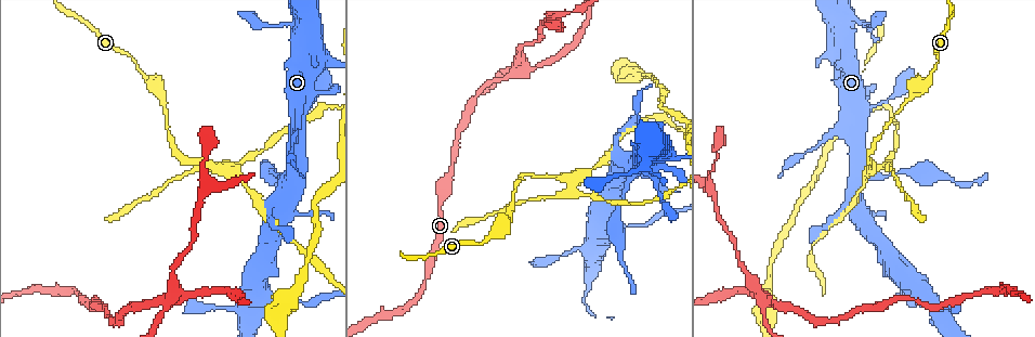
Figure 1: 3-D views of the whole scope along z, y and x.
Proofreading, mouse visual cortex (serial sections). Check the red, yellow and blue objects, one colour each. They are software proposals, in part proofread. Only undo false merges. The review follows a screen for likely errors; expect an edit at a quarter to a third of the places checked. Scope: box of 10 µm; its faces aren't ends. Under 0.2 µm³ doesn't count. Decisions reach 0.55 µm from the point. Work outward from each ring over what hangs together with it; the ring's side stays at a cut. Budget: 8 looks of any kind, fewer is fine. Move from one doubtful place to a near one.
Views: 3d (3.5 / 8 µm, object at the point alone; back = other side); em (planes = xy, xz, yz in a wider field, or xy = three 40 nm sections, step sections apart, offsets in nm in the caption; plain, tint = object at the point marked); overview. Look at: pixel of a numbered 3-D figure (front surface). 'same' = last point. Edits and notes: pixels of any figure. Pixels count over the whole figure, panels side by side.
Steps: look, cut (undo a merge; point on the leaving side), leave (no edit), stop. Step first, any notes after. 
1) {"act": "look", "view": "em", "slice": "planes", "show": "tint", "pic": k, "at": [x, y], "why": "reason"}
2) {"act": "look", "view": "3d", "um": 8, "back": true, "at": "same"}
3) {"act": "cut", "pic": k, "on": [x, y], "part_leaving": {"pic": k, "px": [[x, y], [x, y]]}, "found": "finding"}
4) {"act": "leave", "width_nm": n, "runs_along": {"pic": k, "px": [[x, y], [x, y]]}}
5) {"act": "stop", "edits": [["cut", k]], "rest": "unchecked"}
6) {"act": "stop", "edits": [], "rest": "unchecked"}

{"act": "look", "view": "em", "slice": "xy", "step": 3, "show": "tint", "pic": 1, "at": [860, 171], "why": "small branch off a trunk"}

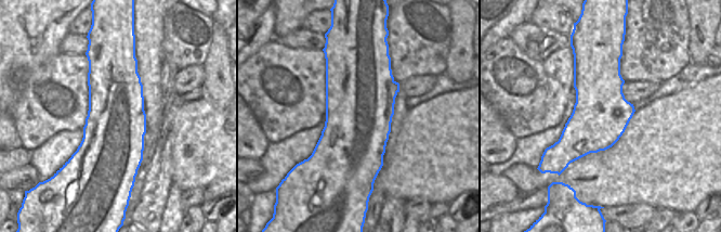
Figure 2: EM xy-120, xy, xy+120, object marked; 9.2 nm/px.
{"act": "look", "view": "3d", "um": 3.5, "at": "same", "why": "see where the arms go"}

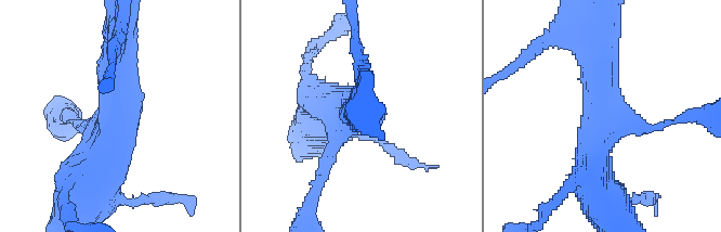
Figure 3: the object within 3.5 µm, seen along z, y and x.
{"act": "leave", "runs_along": {"pic": 3, "px": [[118, 43], [115, 130], [92, 183]]}, "found": "all the same cell"}

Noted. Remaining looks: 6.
{"act": "look", "view": "3d", "um": 3.5, "pic": 1, "at": [229, 171], "why": "three-way junction"}

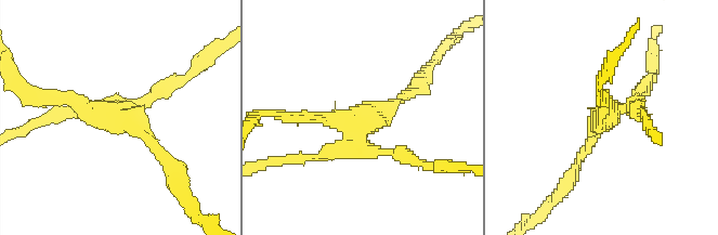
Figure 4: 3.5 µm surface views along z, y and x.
{"act": "look", "view": "em", "slice": "xy", "step": 2, "show": "tint", "pic": 4, "at": [118, 118], "why": "need the tissue"}

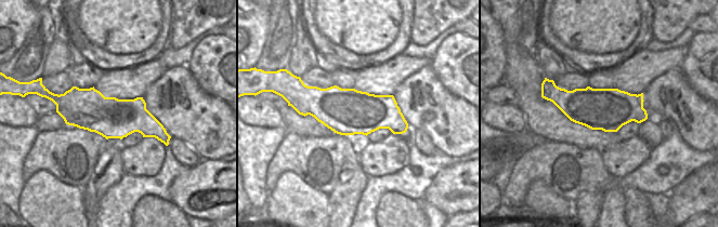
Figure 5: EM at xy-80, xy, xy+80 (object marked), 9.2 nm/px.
{"act": "look", "view": "em", "slice": "xy", "step": 5, "show": "tint", "at": "same", "why": "another direction"}

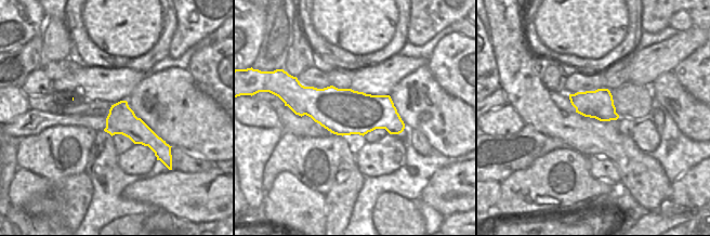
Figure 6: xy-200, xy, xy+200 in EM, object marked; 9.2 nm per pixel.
{"act": "cut", "pic": 4, "on": [154, 95], "part_leaving": {"pic": 4, "px": [[352, 139], [318, 158], [272, 164]]}, "found": "two cells meet here"}

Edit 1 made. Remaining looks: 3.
{"act": "look", "view": "overview", "why": "see it whole again"}

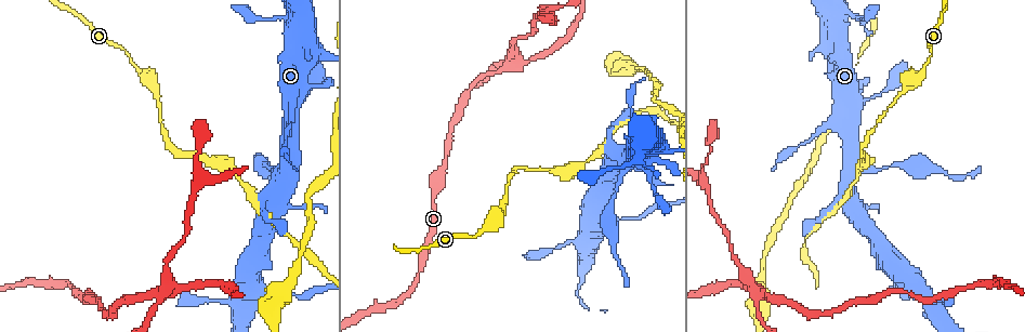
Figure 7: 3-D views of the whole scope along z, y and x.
{"act": "look", "view": "3d", "um": 3.5, "back": true, "pic": 7, "at": [453, 128], "why": "narrows sharply"}

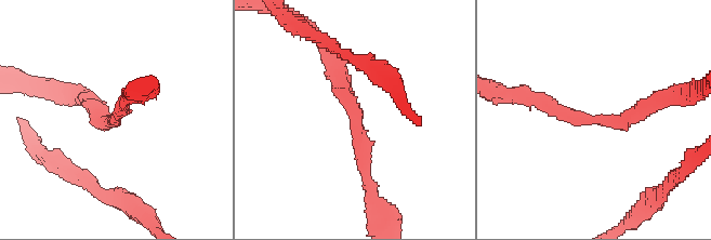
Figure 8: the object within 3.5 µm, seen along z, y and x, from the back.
{"act": "look", "view": "em", "slice": "planes", "show": "tint", "pic": 8, "at": [114, 117], "arm_widths_nm": [200, 250]}

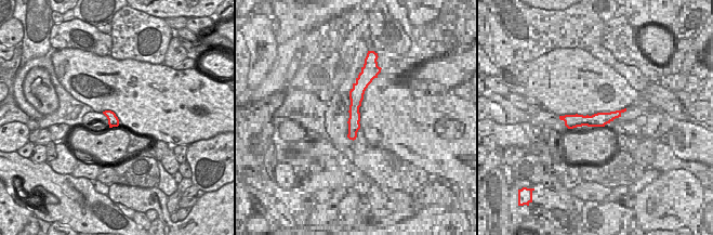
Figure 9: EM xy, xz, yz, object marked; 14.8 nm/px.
{"act": "leave", "runs_along": {"pic": 8, "px": [[369, 184], [359, 122], [333, 58]]}, "found": "one cell here"}

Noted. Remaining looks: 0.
{"act": "stop", "edits": [["cut", 4]], "rest": "unchecked"}

